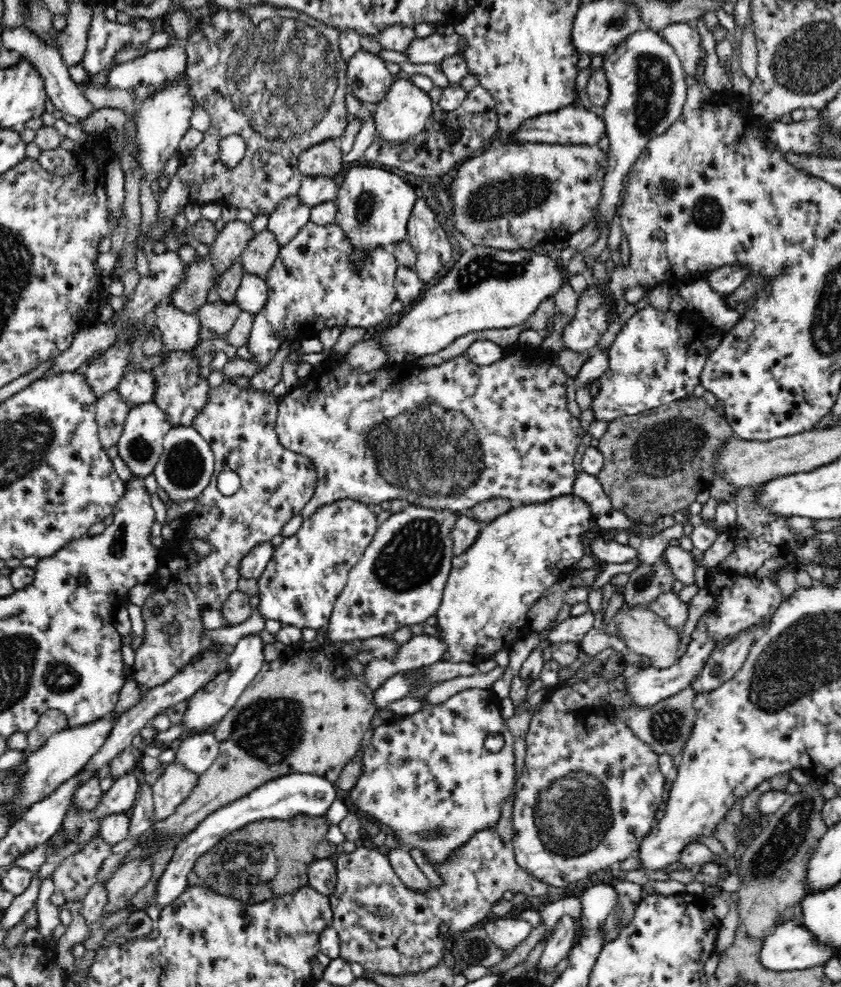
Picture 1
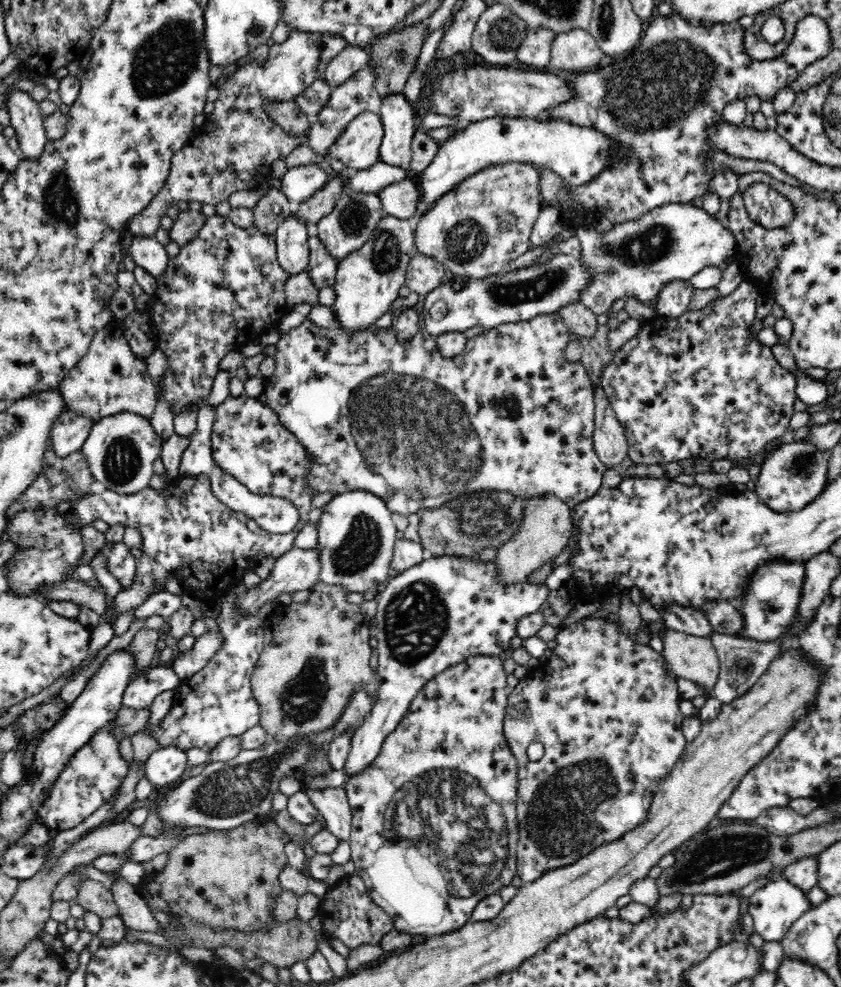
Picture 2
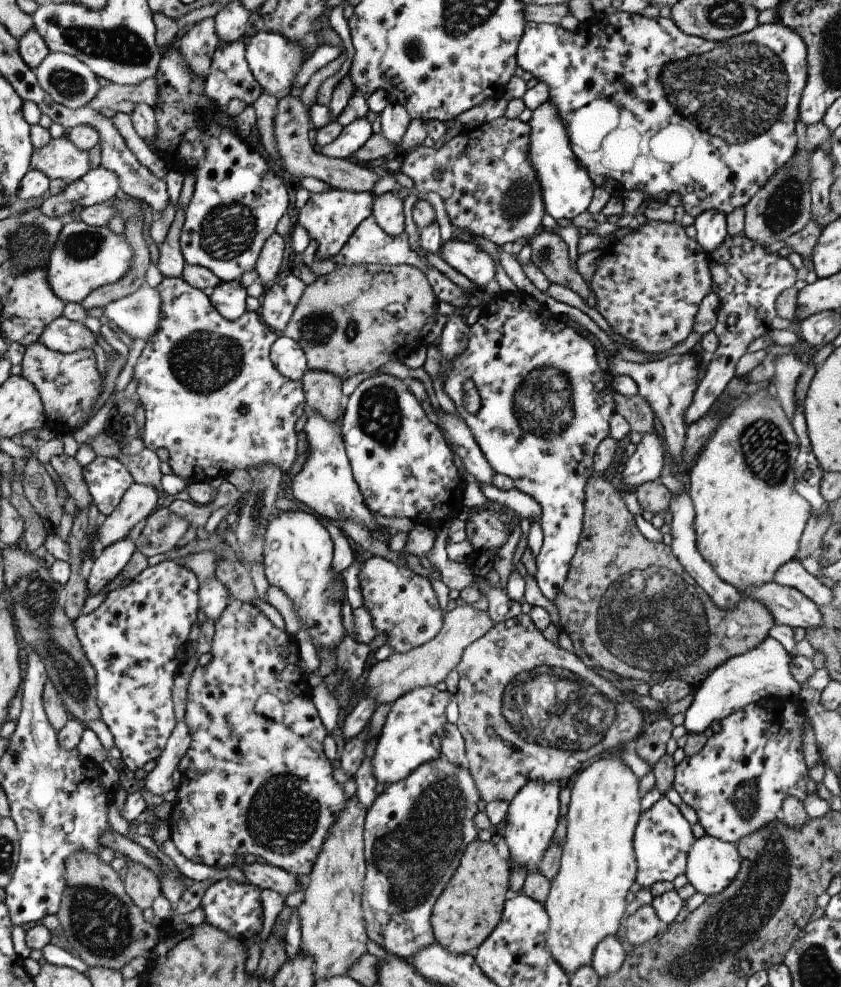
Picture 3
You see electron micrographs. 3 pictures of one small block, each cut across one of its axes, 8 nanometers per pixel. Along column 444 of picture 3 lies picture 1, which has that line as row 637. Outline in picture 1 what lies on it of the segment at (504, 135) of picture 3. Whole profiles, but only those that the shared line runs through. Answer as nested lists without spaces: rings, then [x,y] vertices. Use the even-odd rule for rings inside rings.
[[[228,381],[222,383],[221,385],[214,387],[209,392],[207,405],[204,405],[203,411],[200,411],[200,414],[192,421],[191,426],[194,427],[208,444],[210,444],[211,449],[213,450],[215,456],[215,467],[213,470],[212,478],[210,479],[209,485],[199,494],[197,497],[196,507],[190,511],[184,518],[182,518],[182,531],[181,534],[176,535],[173,540],[176,539],[184,539],[186,541],[186,546],[184,548],[177,548],[176,546],[172,546],[170,543],[162,543],[159,544],[160,550],[160,564],[159,567],[156,568],[156,572],[154,572],[151,580],[149,581],[150,585],[153,587],[152,593],[148,596],[146,603],[142,604],[142,618],[144,620],[144,633],[142,637],[139,639],[137,644],[137,651],[135,652],[136,657],[134,658],[134,666],[132,666],[133,673],[131,674],[131,679],[136,681],[137,684],[144,691],[152,690],[152,688],[156,688],[156,686],[160,686],[160,684],[166,684],[166,682],[170,681],[176,674],[179,674],[187,665],[190,665],[193,661],[197,660],[196,656],[200,654],[204,654],[204,652],[208,652],[210,648],[220,648],[220,643],[216,642],[210,637],[204,637],[204,624],[202,623],[202,612],[205,610],[221,610],[221,607],[224,605],[226,600],[229,600],[229,597],[232,595],[232,592],[235,592],[238,587],[239,582],[239,569],[240,562],[253,550],[254,547],[260,546],[260,544],[264,544],[264,542],[269,542],[276,535],[280,535],[283,532],[284,526],[288,523],[292,516],[296,516],[299,514],[301,510],[304,508],[310,498],[312,498],[312,494],[314,494],[314,490],[316,488],[316,480],[318,480],[318,473],[316,473],[316,467],[314,467],[314,463],[310,461],[310,459],[304,458],[304,455],[300,455],[298,453],[294,453],[294,451],[289,451],[288,449],[282,447],[280,441],[276,438],[276,431],[274,428],[274,424],[276,424],[276,416],[278,416],[278,402],[279,398],[275,397],[272,392],[262,392],[256,391],[256,389],[248,389],[246,387],[243,389],[242,387],[236,385],[232,381]],[[222,470],[232,470],[232,472],[236,472],[241,479],[241,485],[236,493],[231,496],[226,496],[223,493],[218,491],[218,487],[216,487],[216,478],[218,478],[218,474],[222,472]],[[192,539],[202,539],[208,546],[212,547],[212,552],[204,558],[204,560],[197,560],[196,552],[194,552],[194,548],[192,548]],[[206,539],[206,540],[205,540]],[[172,551],[172,552],[168,552]],[[156,608],[162,608],[162,612],[157,615],[152,615]],[[168,622],[175,622],[178,624],[178,632],[176,634],[169,634],[164,630],[164,626],[168,624]]]

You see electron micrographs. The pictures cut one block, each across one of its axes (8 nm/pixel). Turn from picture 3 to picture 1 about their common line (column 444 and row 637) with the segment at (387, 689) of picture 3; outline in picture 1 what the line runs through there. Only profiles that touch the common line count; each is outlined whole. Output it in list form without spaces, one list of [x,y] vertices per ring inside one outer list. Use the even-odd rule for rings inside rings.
[[[622,606],[615,614],[615,636],[625,642],[625,646],[636,654],[646,656],[652,661],[652,667],[658,669],[671,668],[677,660],[676,652],[680,636],[675,628],[668,626],[665,620],[649,608],[627,608]]]

